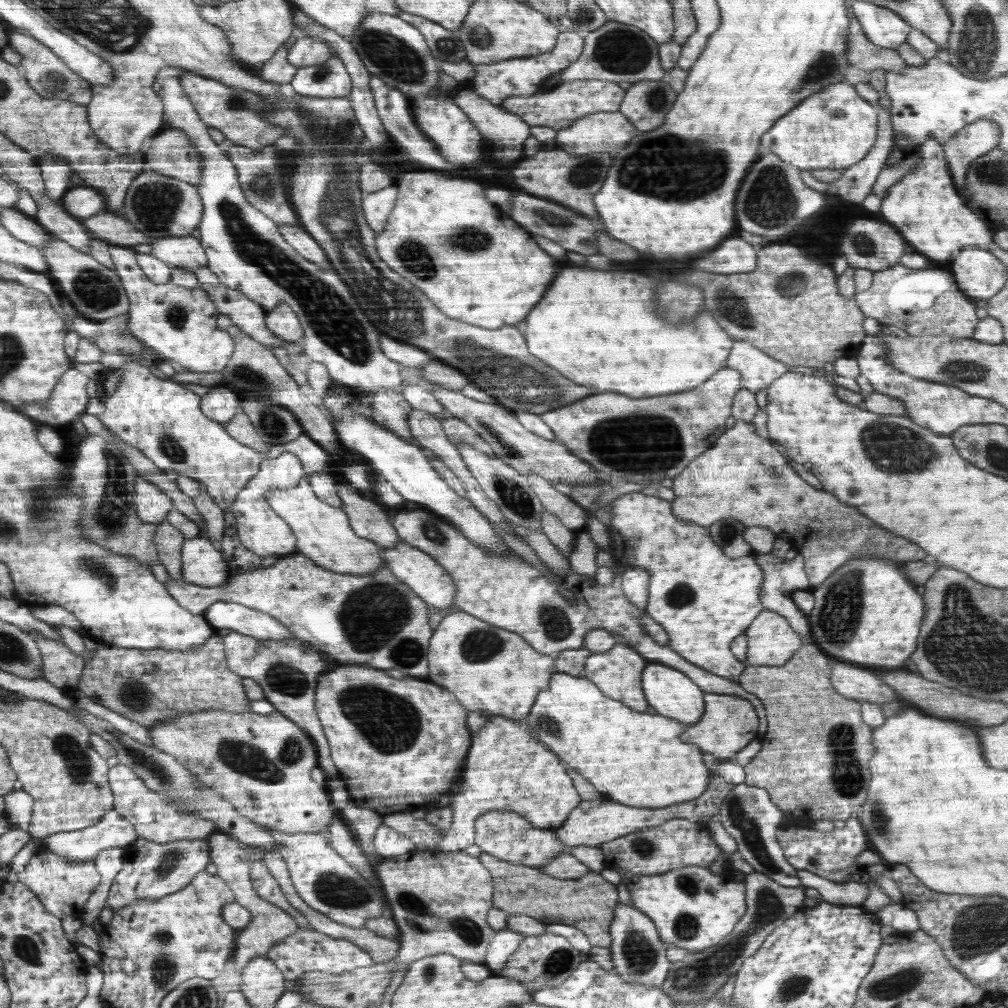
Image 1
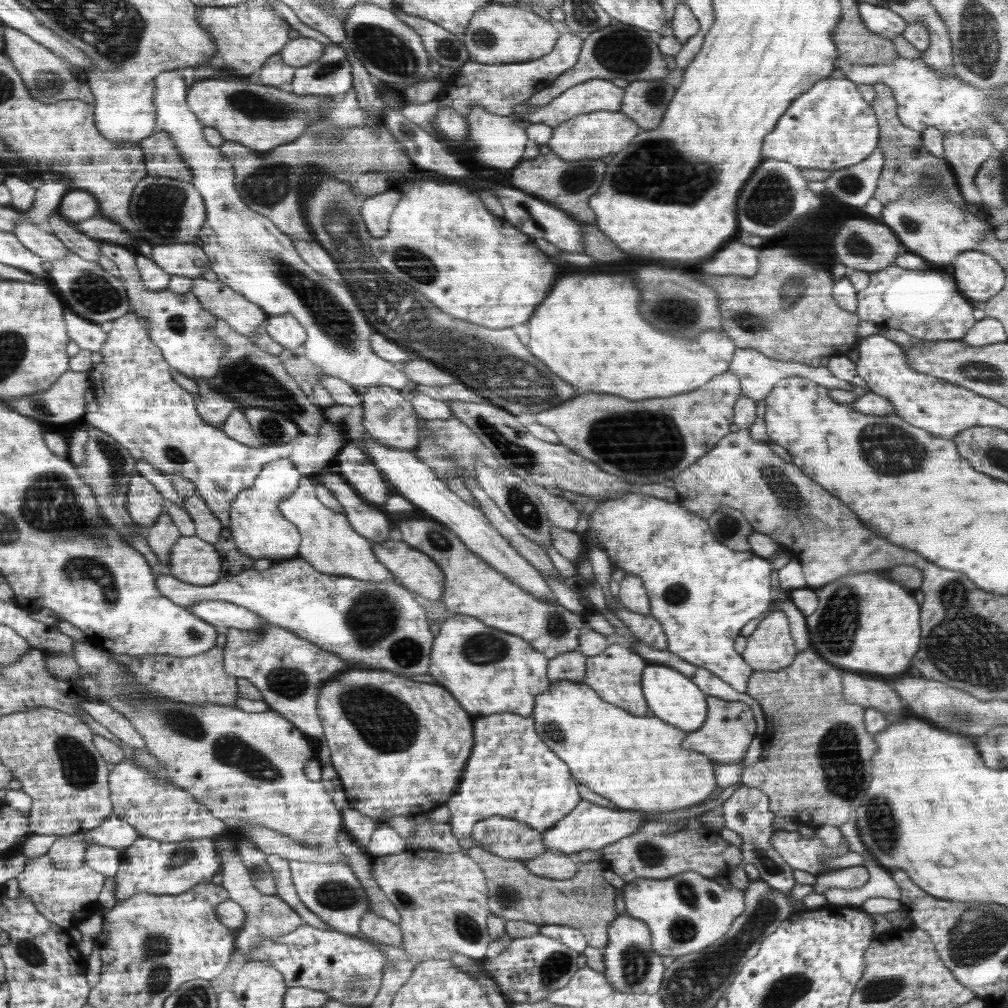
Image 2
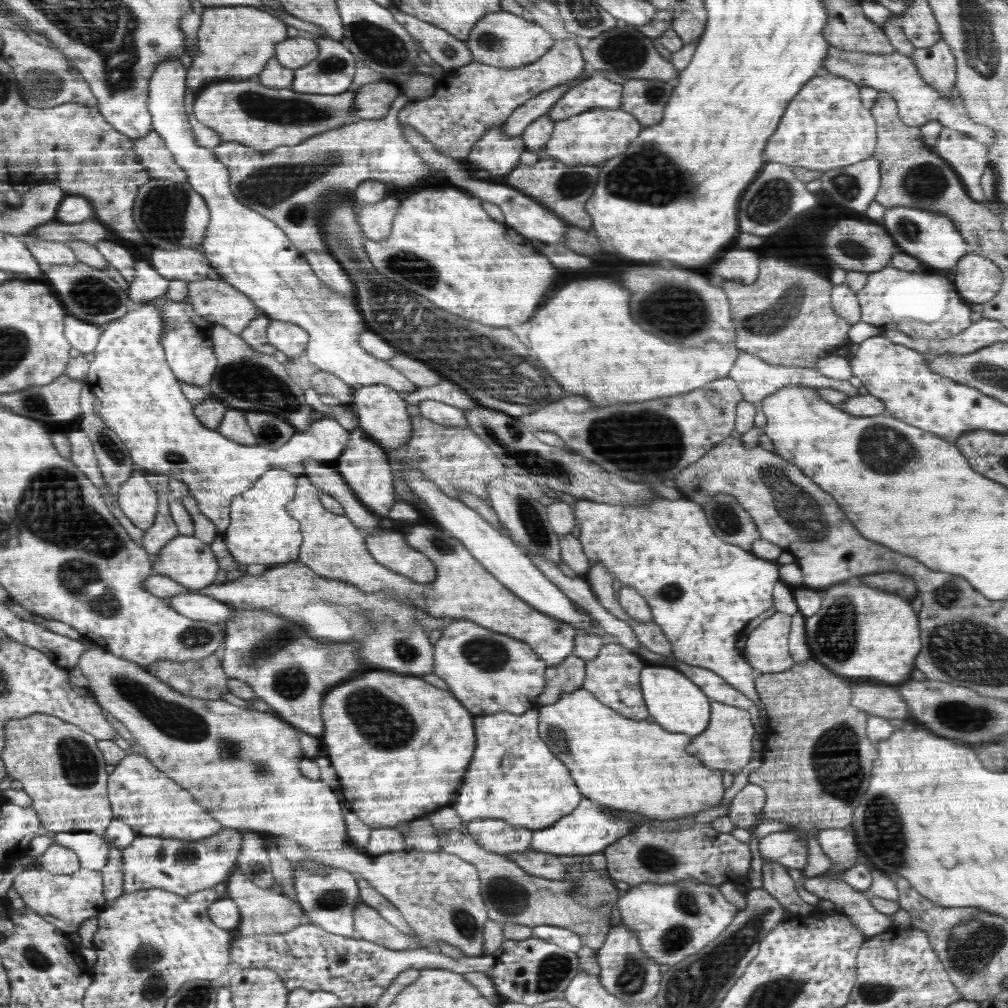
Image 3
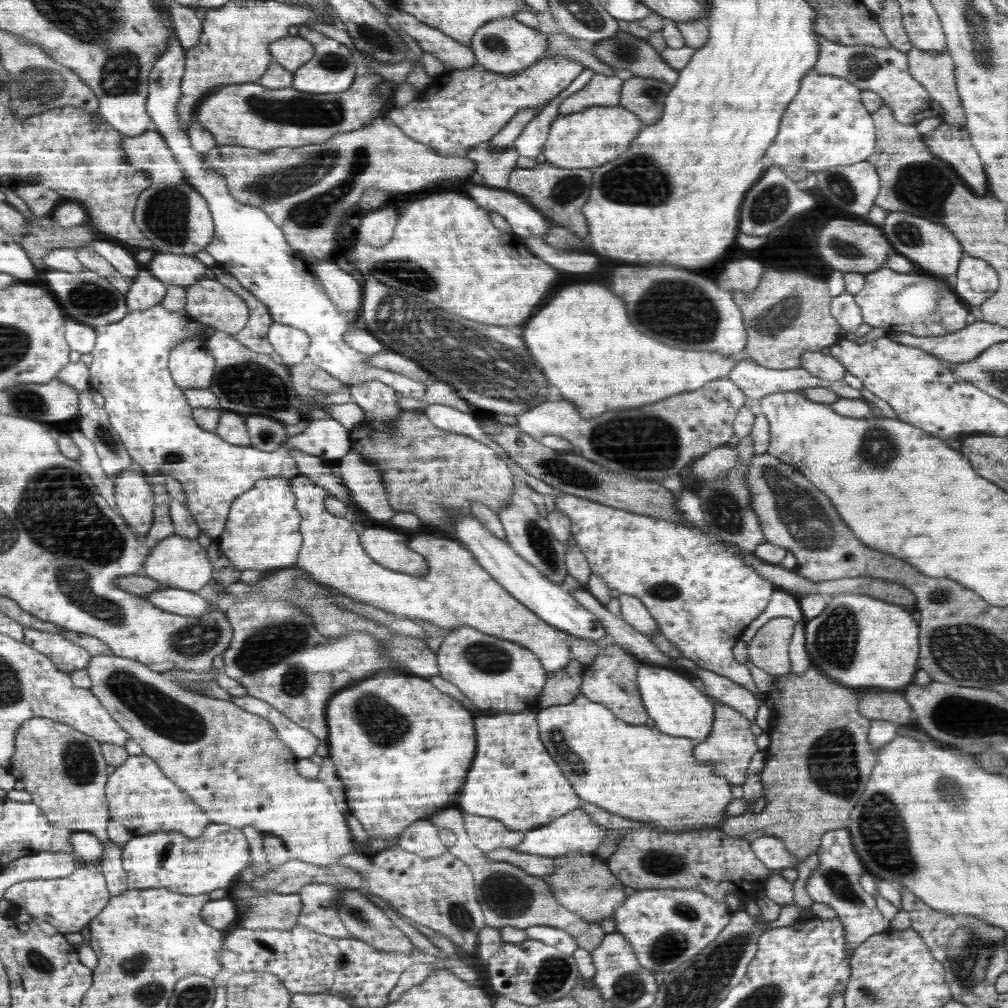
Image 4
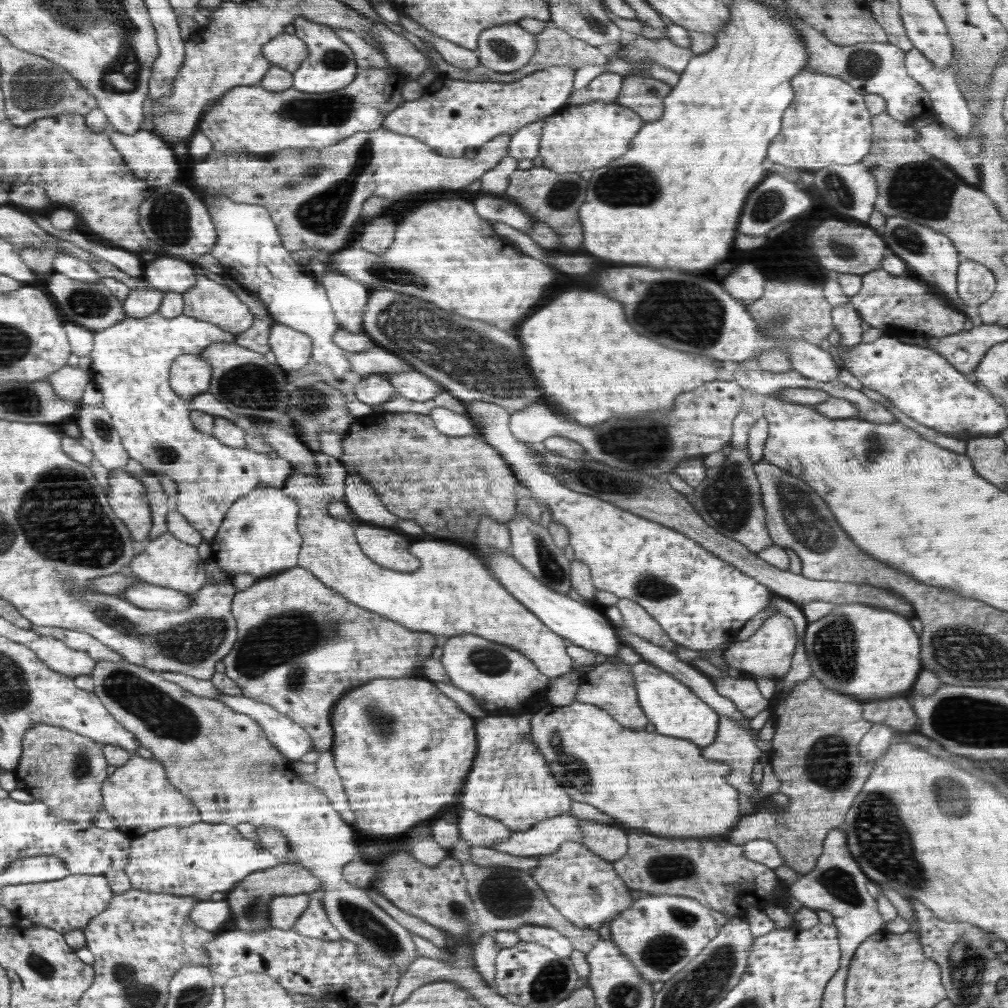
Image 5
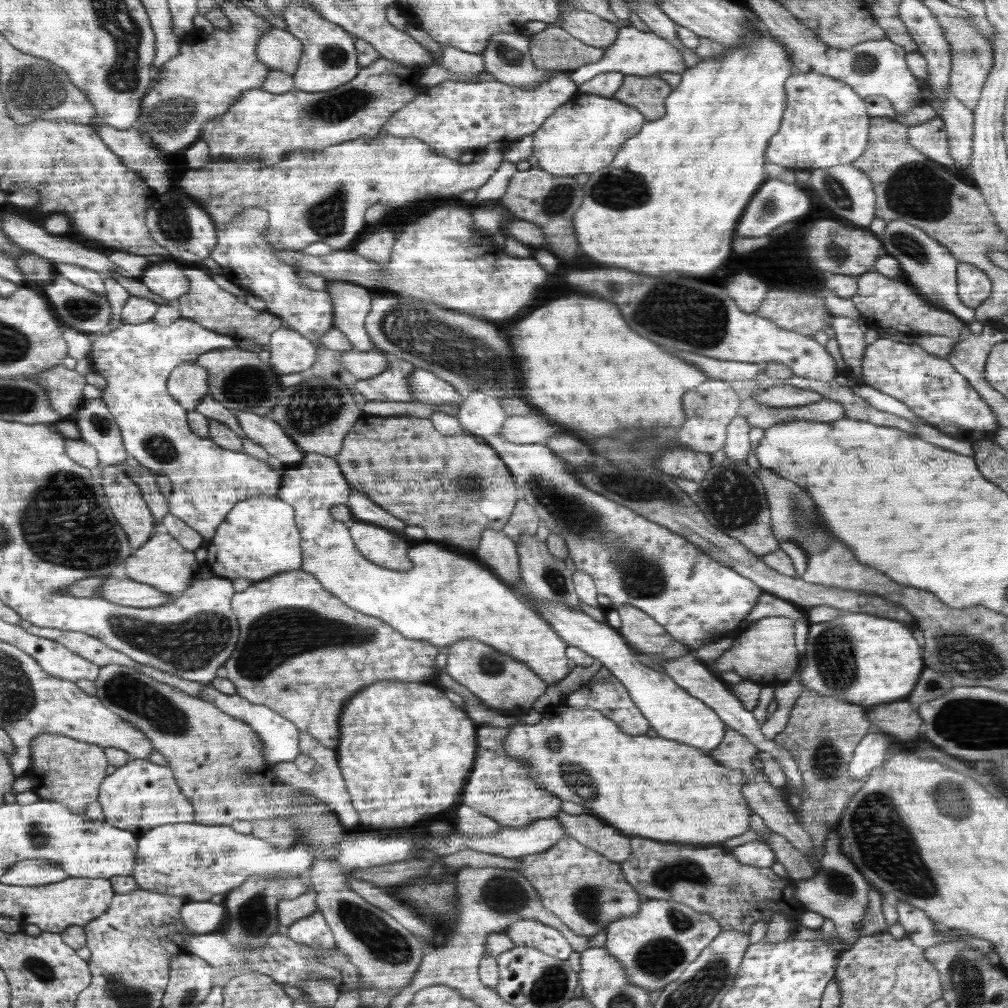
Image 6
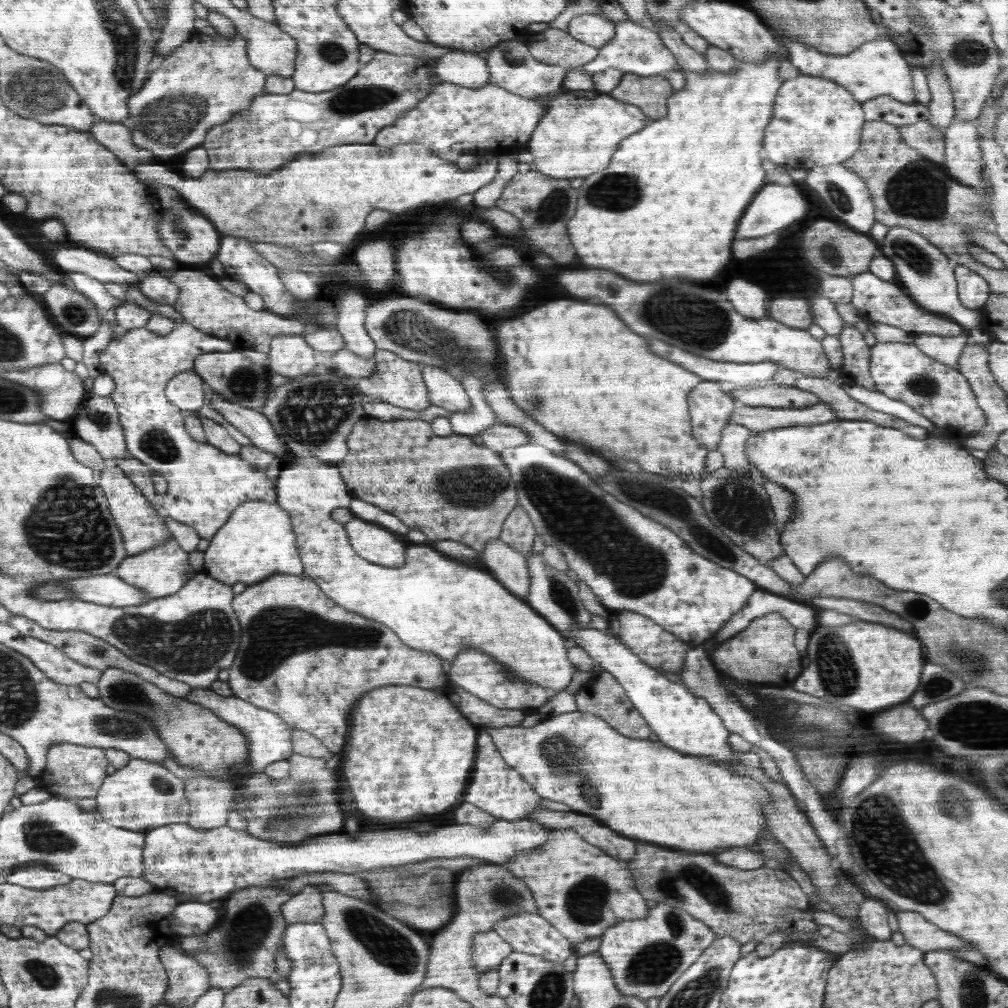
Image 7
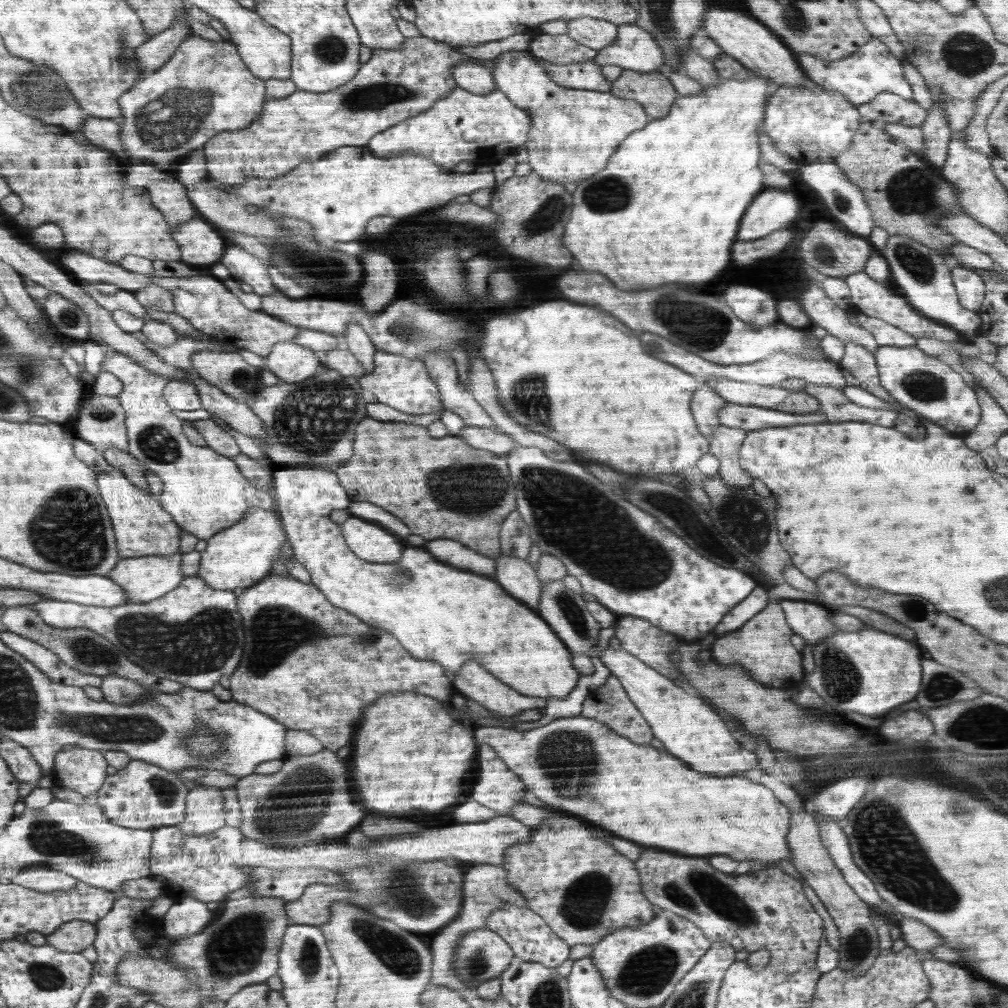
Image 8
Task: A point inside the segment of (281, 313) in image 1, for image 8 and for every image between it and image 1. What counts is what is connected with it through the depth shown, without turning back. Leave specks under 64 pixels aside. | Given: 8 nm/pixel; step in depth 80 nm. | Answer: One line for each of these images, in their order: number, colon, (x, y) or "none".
2: (286, 330)
3: (291, 339)
4: (290, 343)
5: (291, 347)
6: (290, 351)
7: (290, 355)
8: (293, 363)

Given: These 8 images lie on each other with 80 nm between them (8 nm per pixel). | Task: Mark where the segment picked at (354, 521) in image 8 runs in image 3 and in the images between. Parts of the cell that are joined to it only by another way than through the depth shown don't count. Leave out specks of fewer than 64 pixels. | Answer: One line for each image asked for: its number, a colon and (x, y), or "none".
3: (388, 548)
4: (390, 549)
5: (390, 550)
6: (381, 546)
7: (379, 546)

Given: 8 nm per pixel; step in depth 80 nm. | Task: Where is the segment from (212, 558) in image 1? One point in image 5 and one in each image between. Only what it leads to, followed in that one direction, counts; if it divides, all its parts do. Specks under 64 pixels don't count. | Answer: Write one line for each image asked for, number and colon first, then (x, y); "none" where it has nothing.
2: (194, 561)
3: (187, 560)
4: (180, 562)
5: (168, 562)

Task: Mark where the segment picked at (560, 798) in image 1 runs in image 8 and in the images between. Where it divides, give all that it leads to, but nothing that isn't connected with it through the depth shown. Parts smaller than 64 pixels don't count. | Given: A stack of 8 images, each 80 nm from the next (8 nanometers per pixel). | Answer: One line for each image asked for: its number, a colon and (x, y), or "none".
2: (512, 772)
3: (514, 775)
4: (514, 779)
5: (511, 782)
6: (502, 787)
7: (499, 789)
8: (499, 788)

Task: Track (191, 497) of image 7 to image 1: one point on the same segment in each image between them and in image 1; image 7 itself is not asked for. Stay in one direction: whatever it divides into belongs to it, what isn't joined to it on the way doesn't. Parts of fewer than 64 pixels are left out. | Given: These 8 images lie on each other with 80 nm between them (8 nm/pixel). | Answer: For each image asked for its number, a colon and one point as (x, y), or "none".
1: (161, 419)
2: (140, 406)
3: (142, 402)
4: (131, 357)
5: (131, 361)
6: (136, 360)

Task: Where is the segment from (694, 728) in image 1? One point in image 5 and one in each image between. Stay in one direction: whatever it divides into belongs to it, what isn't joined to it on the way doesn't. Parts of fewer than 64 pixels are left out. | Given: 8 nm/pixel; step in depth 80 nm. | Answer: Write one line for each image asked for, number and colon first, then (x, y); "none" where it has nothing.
2: (730, 727)
3: (727, 743)
4: (729, 747)
5: (734, 745)

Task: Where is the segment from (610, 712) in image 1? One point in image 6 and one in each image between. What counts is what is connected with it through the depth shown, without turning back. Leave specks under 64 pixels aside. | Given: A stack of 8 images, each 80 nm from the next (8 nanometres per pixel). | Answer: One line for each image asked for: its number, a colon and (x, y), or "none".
2: (638, 763)
3: (622, 763)
4: (638, 772)
5: (663, 785)
6: (653, 787)

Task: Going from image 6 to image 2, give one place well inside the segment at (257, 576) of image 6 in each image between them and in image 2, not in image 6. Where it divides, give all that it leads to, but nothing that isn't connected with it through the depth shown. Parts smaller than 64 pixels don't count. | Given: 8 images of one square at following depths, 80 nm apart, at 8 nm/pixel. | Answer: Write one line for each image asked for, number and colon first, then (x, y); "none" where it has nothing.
2: (257, 529)
3: (262, 531)
4: (263, 532)
5: (260, 535)

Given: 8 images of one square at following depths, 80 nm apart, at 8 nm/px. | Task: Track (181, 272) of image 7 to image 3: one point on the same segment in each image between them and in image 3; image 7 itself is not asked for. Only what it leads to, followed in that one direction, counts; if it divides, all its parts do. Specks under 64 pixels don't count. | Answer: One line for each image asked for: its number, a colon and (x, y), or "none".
3: (217, 302)
4: (207, 301)
5: (206, 300)
6: (206, 303)

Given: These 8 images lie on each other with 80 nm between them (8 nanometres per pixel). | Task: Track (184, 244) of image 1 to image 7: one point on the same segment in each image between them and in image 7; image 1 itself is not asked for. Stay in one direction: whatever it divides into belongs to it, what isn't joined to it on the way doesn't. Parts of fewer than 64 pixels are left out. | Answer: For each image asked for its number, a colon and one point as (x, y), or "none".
2: (181, 259)
3: (187, 264)
4: (183, 270)
5: (170, 274)
6: (166, 280)
7: (156, 286)

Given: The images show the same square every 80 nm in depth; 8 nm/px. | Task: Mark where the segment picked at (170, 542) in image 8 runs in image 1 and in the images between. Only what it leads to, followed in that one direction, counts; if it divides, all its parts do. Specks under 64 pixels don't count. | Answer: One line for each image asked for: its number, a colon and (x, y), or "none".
1: (152, 504)
2: (144, 502)
3: (137, 499)
4: (134, 497)
5: (128, 498)
6: (125, 496)
7: (142, 526)

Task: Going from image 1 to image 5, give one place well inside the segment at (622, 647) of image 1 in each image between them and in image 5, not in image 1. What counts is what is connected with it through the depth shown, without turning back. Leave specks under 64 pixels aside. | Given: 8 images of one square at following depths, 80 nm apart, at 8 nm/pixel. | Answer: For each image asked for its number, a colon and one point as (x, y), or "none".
2: (615, 673)
3: (613, 676)
4: (611, 679)
5: (610, 686)

